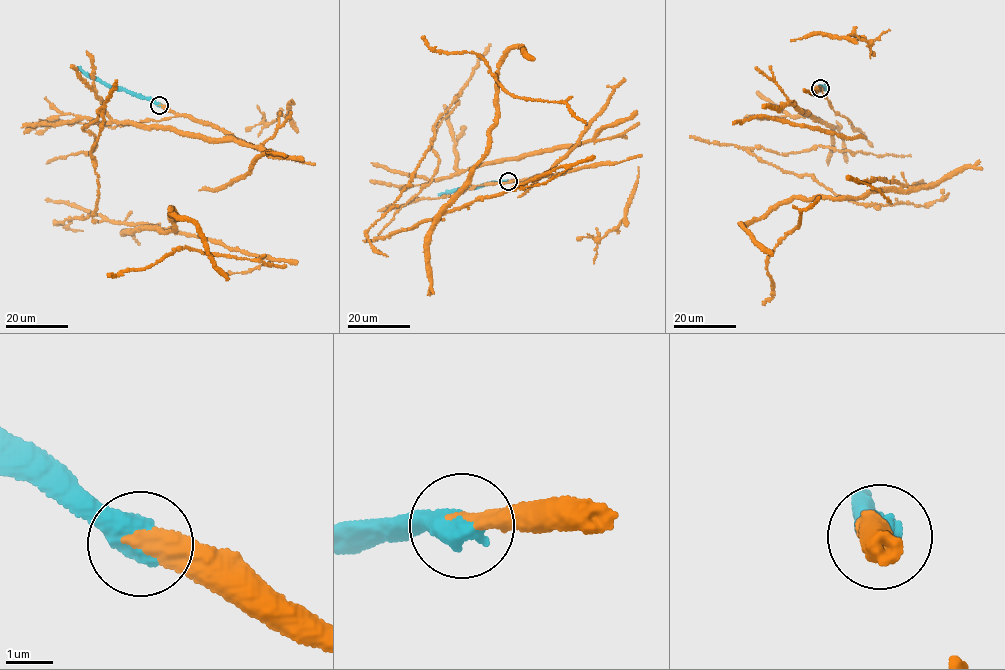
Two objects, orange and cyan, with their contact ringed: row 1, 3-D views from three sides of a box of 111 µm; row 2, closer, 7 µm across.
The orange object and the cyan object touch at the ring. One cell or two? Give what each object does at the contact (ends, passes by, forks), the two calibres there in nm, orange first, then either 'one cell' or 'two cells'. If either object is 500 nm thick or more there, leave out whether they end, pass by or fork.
440/600 nm | one cell

